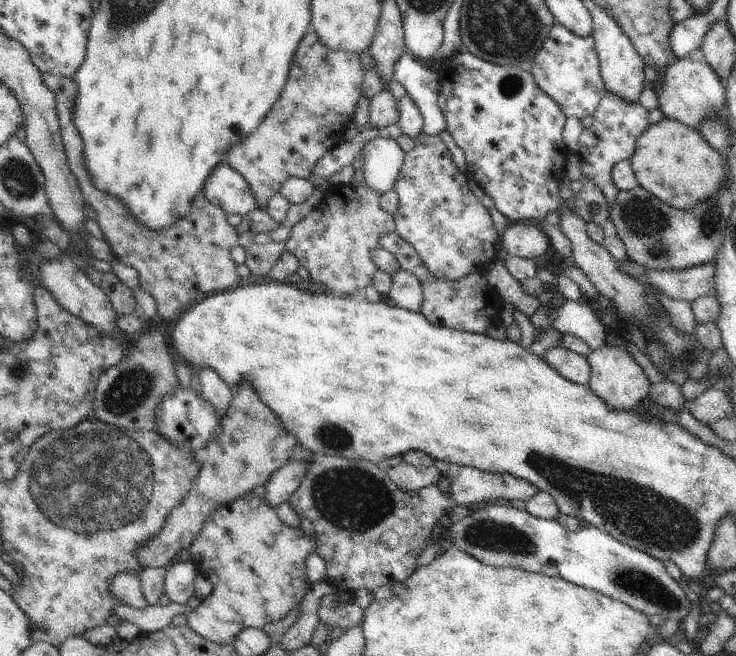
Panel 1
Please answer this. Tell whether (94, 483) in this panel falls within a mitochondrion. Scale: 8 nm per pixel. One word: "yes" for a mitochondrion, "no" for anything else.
yes

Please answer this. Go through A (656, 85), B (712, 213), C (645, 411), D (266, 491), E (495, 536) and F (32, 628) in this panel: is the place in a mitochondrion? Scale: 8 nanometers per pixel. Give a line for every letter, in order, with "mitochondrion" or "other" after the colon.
A: other
B: mitochondrion
C: other
D: other
E: mitochondrion
F: other

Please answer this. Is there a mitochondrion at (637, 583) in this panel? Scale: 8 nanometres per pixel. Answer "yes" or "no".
yes

